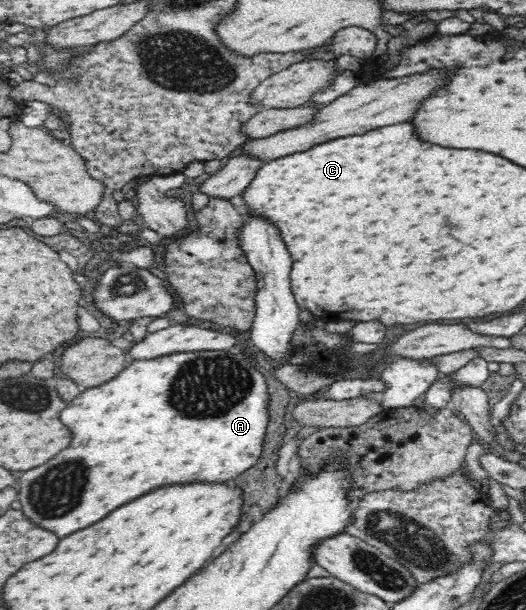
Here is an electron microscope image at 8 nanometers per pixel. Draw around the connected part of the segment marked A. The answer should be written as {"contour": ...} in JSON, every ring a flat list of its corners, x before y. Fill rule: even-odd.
{"contour":[[229,350,186,351,162,355,155,359,133,360,114,379,107,380,99,387,82,389,77,399,73,399,71,405,61,411,61,419,73,433,71,445,67,449,63,449,59,455,55,455,55,459,47,461,45,465,23,472,17,485,17,498,23,505,23,513,33,523,39,523,39,527,53,531,57,537,65,537,69,533,85,529,85,527,101,521,107,513,121,507,123,503,129,503,129,501,137,499,139,495,143,495,151,489,157,489,161,485,195,483,195,481,225,483,225,481,235,479,238,475,247,471,247,468,253,467,257,463,257,459,261,457,263,441,266,437,267,425,269,425,269,392,267,392,265,376,257,370,246,354,231,353]]}

